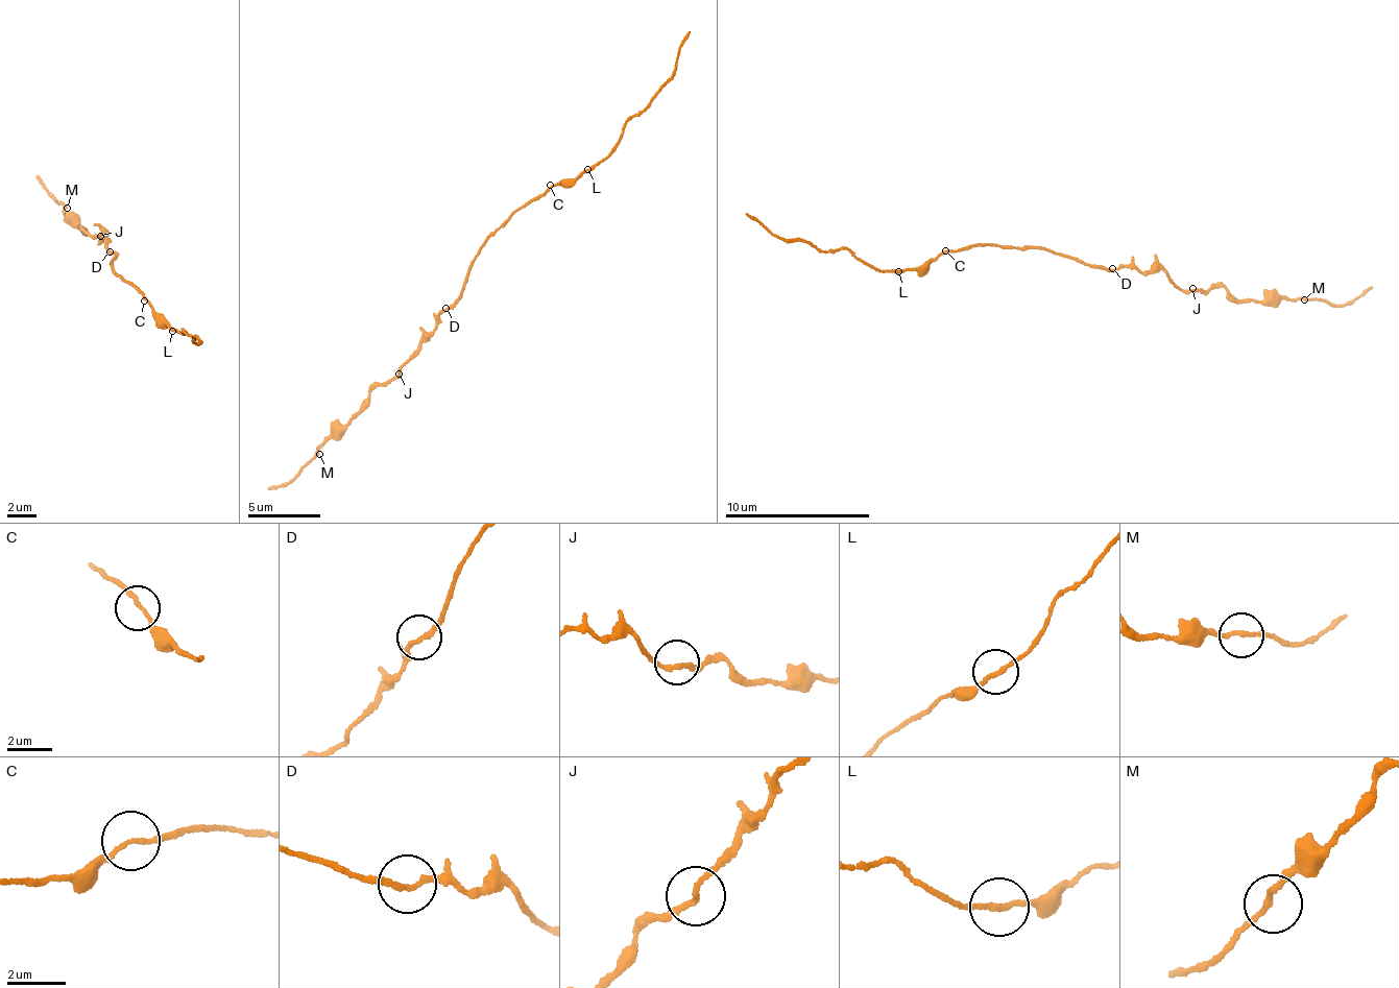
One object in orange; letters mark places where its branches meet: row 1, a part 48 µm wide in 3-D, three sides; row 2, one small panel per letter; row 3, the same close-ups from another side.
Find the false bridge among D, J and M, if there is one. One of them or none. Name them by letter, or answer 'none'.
none

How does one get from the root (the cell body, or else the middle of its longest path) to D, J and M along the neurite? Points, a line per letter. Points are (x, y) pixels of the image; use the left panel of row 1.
D: (112, 263), (119, 254), (111, 250)
J: (112, 263), (119, 254), (106, 246), (111, 241), (105, 231), (101, 233), (104, 241), (100, 243), (100, 236)
M: (112, 263), (119, 254), (106, 246), (107, 233), (101, 233), (103, 240), (97, 242), (67, 208)

